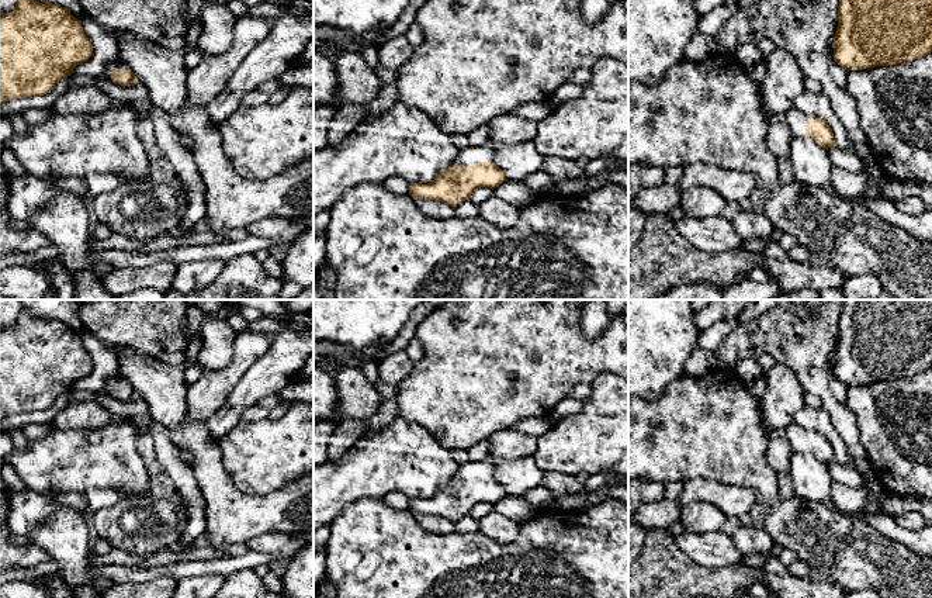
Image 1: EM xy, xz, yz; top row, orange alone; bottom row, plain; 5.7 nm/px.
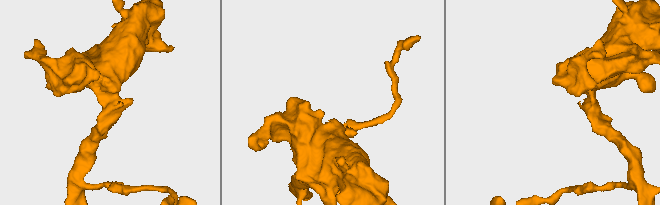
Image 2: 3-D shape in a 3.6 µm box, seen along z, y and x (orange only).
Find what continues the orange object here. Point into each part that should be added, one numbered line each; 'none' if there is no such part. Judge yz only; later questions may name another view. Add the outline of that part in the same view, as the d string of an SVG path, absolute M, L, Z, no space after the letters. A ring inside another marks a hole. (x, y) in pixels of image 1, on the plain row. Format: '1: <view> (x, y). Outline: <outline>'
1: yz (797, 436). Outline: M791 422L786 431L784 435L789 440L789 445L793 452L805 452L805 443L808 440L808 435L814 431L807 431L803 426L800 426L796 422Z

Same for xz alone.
1: xz (481, 469). Outline: M492 460L474 462L474 466L470 466L471 462L467 462L458 467L457 474L453 481L467 480L477 481L479 477L493 477L493 464Z

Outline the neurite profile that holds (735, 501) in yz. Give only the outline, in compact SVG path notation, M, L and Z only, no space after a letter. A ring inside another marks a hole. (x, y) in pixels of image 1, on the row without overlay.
M693 477L685 480L678 504L685 508L693 502L714 504L728 518L730 525L734 525L742 516L753 514L755 494L742 485Z

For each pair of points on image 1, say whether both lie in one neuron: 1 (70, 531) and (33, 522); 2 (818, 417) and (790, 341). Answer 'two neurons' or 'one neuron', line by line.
1: one neuron
2: two neurons

